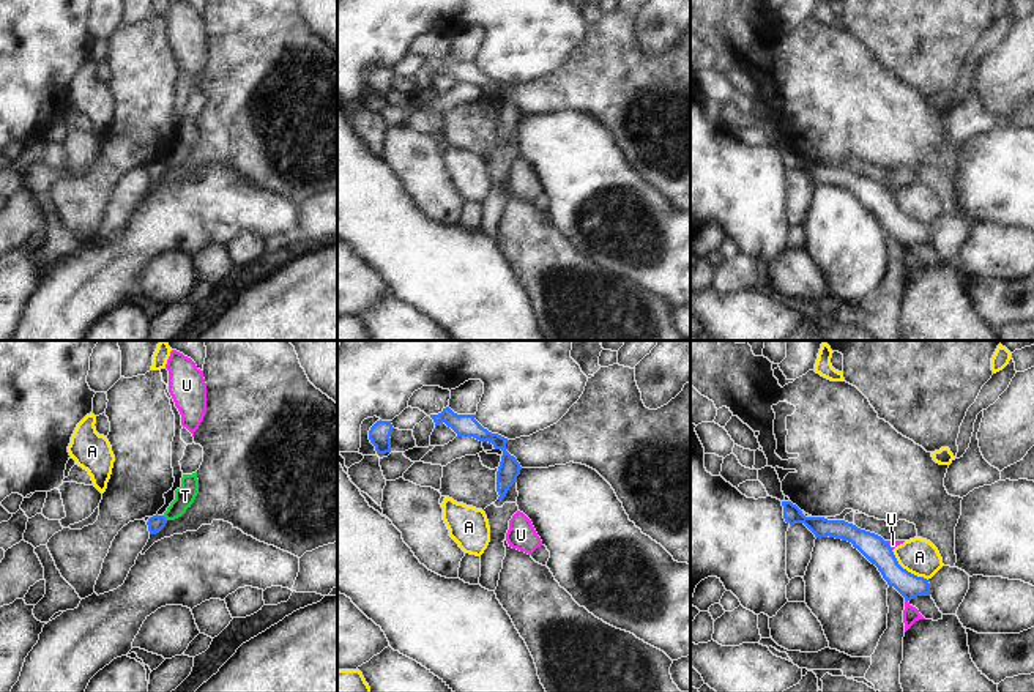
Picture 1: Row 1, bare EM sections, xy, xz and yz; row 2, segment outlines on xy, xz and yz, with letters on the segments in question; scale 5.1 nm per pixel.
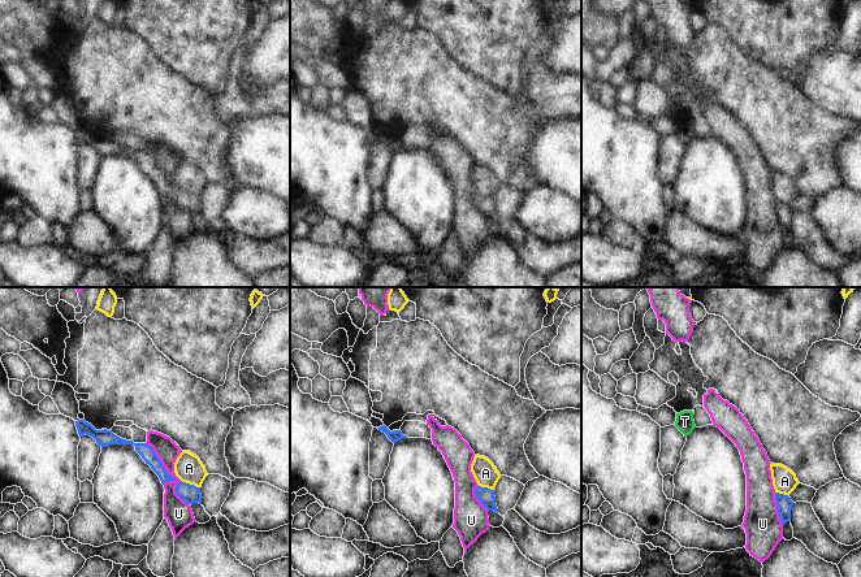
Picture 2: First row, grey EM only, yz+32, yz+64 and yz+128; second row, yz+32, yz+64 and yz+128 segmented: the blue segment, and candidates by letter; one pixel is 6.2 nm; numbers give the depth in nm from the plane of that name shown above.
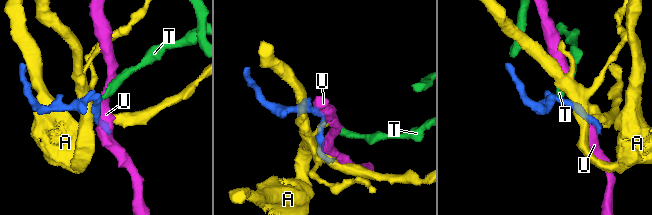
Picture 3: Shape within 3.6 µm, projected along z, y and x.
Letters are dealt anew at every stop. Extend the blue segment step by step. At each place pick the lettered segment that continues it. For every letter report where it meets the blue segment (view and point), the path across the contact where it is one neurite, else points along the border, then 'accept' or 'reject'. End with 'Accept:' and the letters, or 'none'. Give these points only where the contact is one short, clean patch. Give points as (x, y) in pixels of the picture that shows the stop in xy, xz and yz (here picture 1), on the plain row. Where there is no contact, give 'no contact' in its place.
A: yz (905, 216) | reject
T: xy (164, 166) | along xy (163, 163), (166, 167) | reject
U: yz (889, 193) | reject
Accept: none

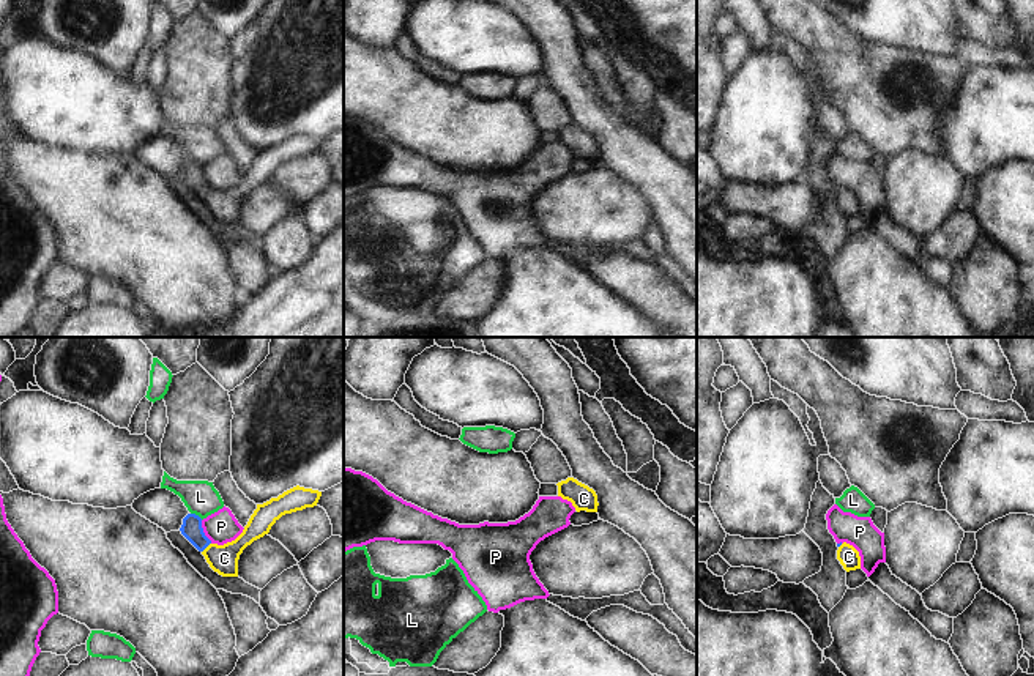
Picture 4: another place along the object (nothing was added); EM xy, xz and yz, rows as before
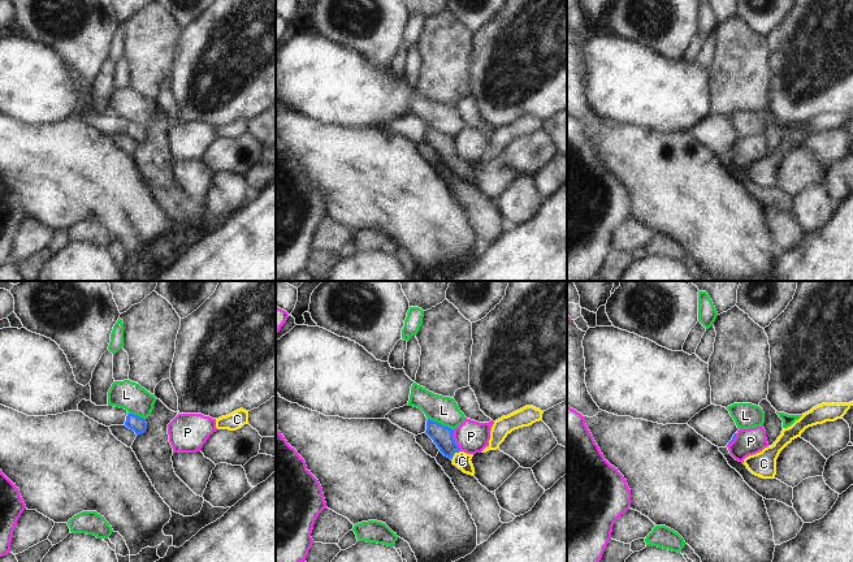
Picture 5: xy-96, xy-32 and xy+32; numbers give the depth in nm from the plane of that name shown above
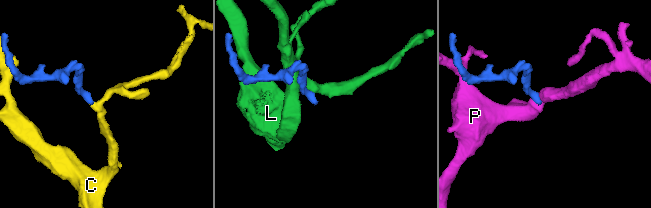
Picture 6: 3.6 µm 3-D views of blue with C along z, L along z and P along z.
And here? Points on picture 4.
C: xy (207, 193) | across xy (191, 175), (207, 193), (218, 204), (224, 205) | accept
L: xy (197, 163) | reject
P: xy (202, 178) | along xy (200, 167), (202, 178), (212, 189) | reject
Accept: C

